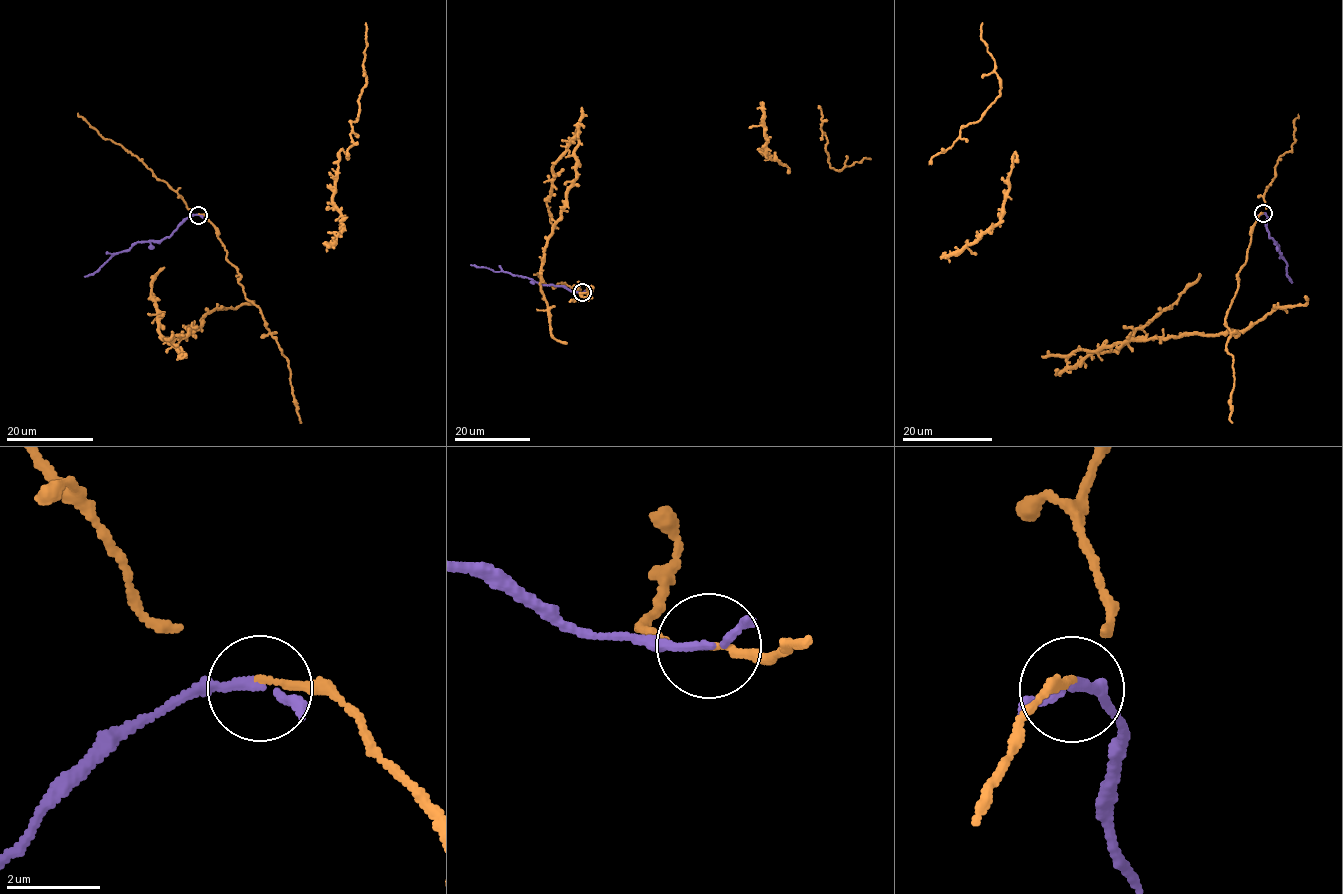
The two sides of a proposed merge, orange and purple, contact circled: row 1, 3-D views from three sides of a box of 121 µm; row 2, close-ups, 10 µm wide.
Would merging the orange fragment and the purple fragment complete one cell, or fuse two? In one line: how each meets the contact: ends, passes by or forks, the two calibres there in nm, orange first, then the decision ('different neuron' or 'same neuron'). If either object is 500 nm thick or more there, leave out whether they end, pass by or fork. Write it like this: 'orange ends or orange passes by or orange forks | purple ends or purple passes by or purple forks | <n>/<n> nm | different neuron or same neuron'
orange ends | purple passes by | 140/140 nm | different neuron

